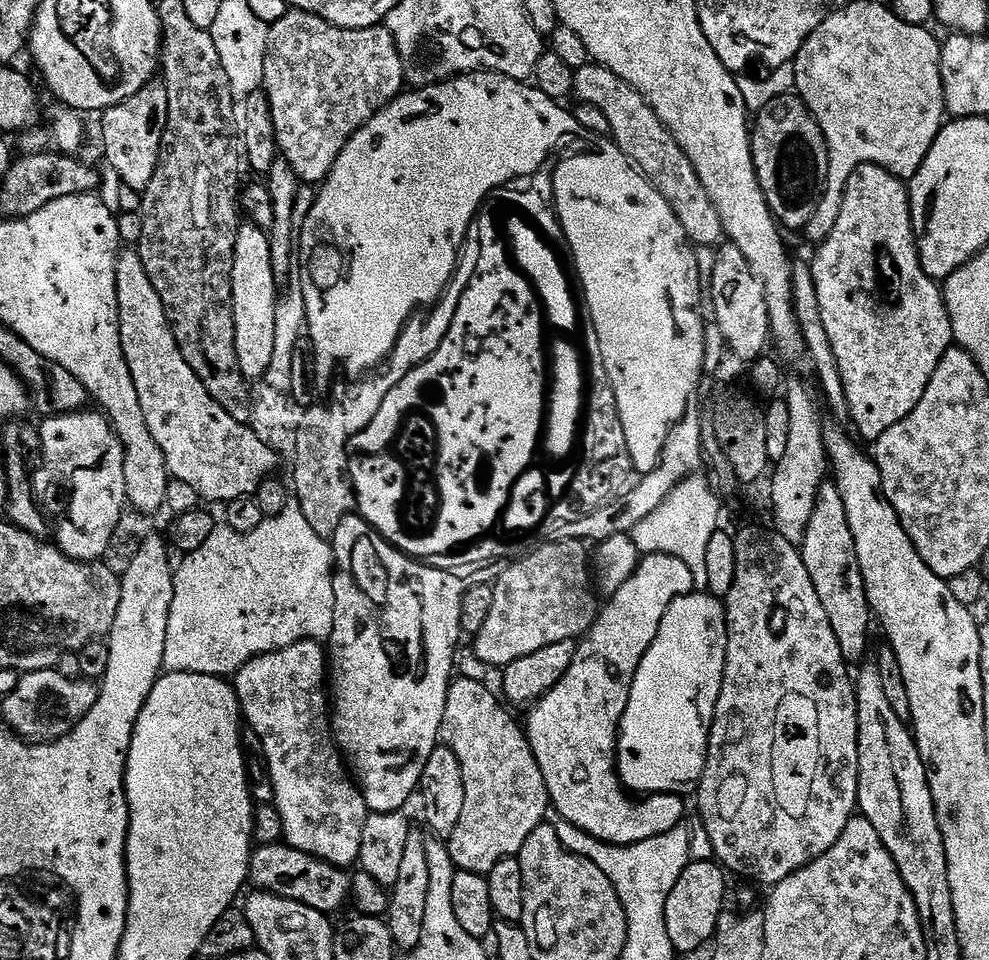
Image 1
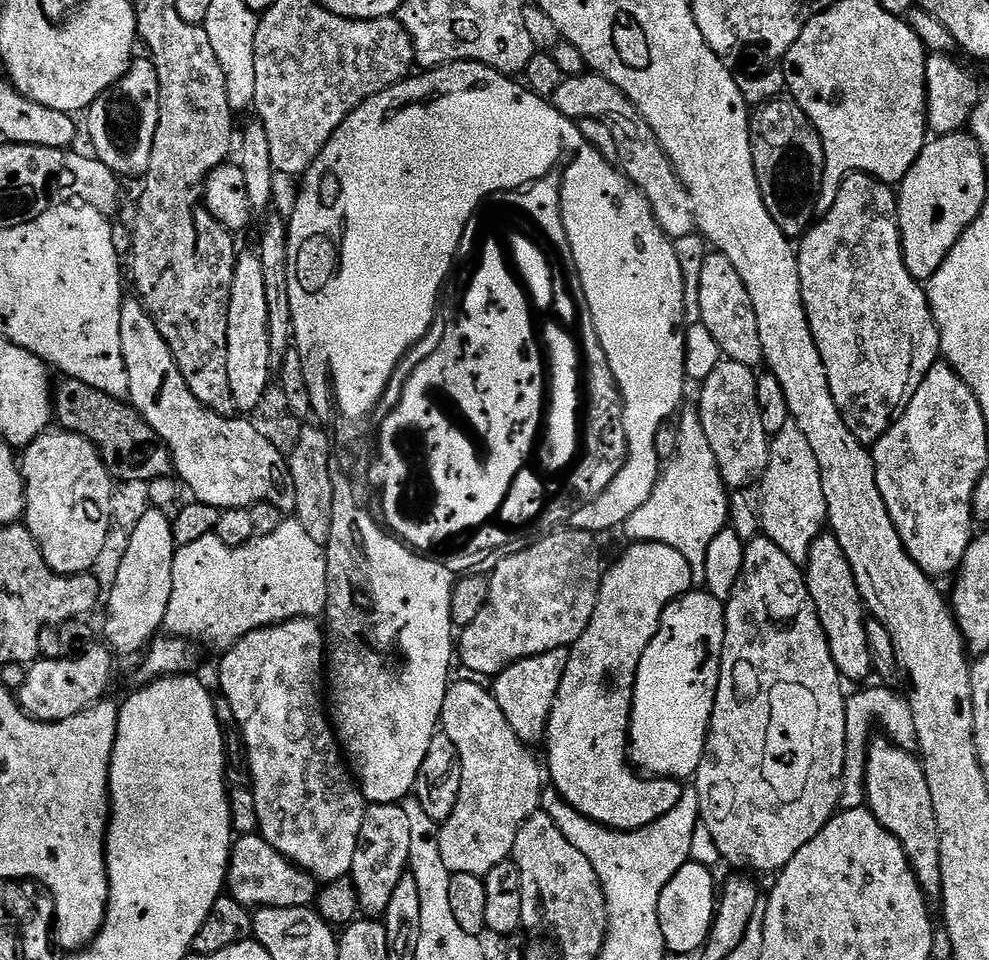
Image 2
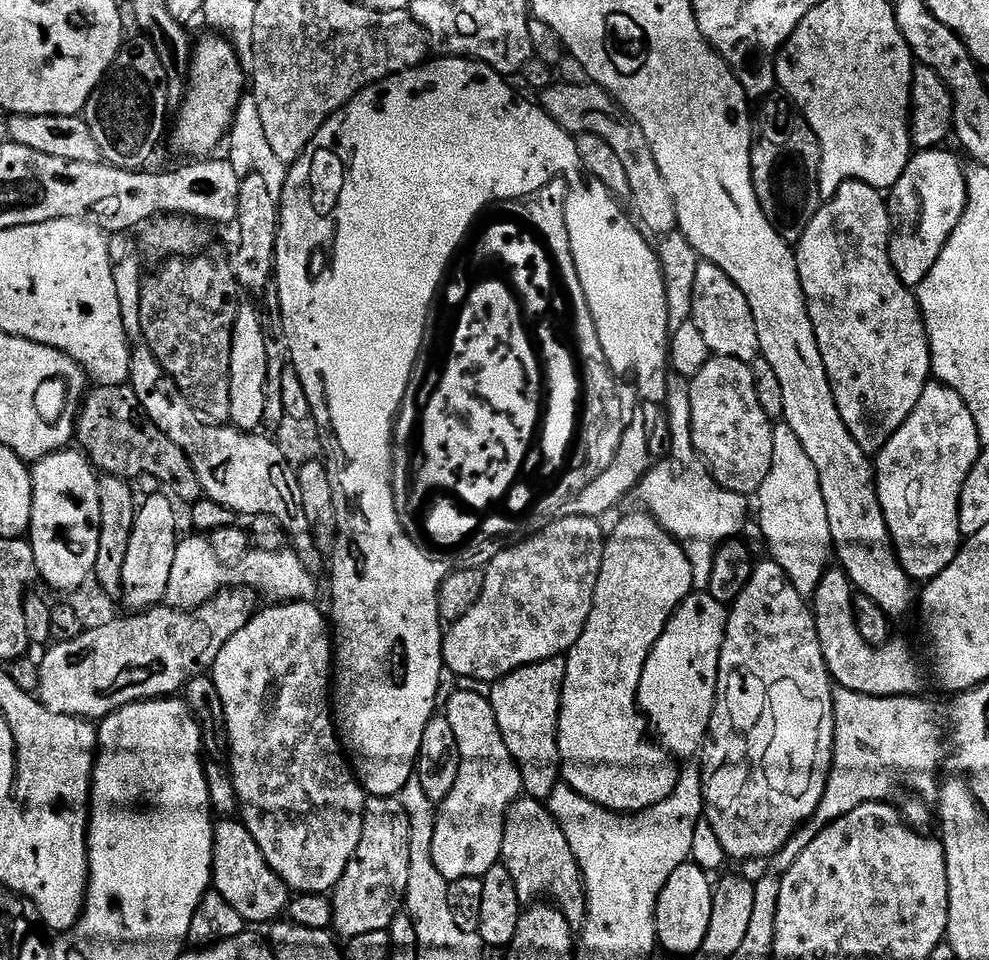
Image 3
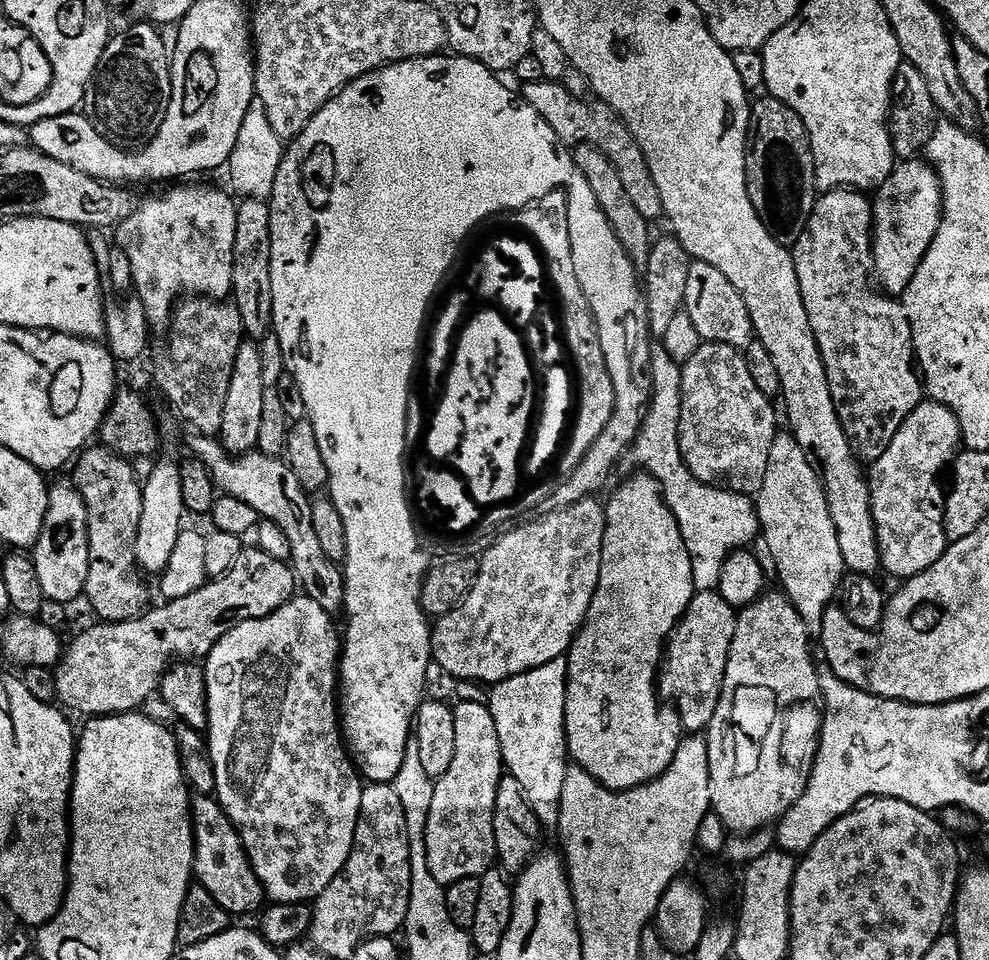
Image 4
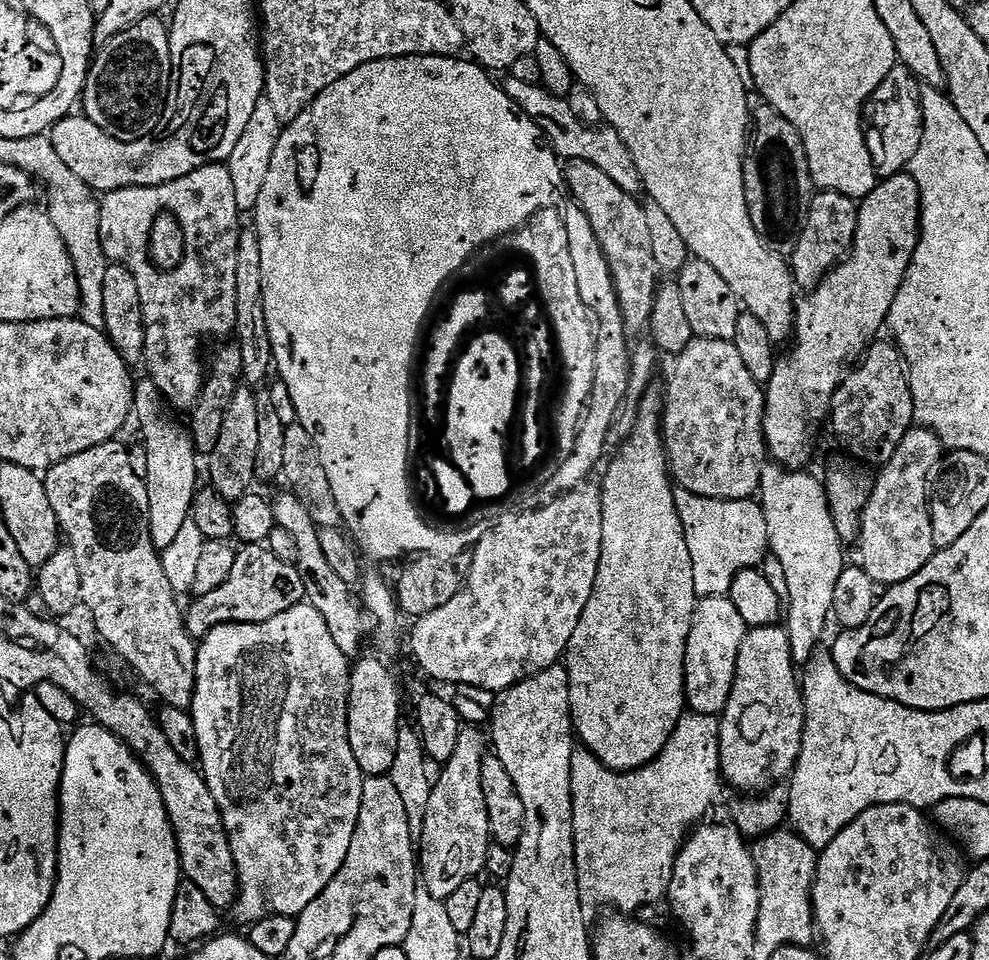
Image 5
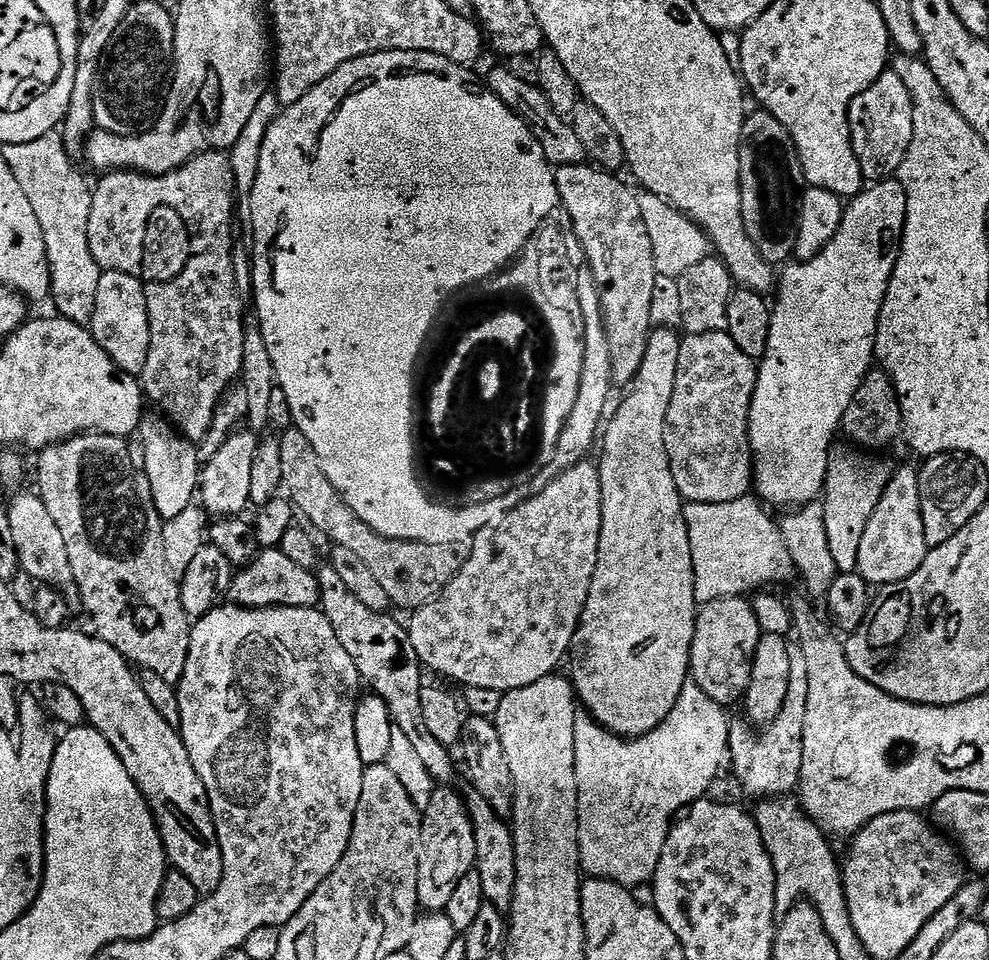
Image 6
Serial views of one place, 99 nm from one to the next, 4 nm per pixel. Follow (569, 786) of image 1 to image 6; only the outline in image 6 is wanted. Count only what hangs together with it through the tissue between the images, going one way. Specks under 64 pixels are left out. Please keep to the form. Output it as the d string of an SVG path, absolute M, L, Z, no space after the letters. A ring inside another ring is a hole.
M668 330L649 335L646 358L632 383L627 385L628 397L617 406L613 416L611 413L607 417L602 432L604 453L598 459L602 482L598 566L570 649L570 679L583 711L615 736L625 738L635 738L658 727L666 714L674 710L682 686L690 680L698 611L694 598L694 566L684 517L685 501L681 500L680 492L674 486L664 437L666 410L670 410L670 398L674 398L680 341L679 335Z

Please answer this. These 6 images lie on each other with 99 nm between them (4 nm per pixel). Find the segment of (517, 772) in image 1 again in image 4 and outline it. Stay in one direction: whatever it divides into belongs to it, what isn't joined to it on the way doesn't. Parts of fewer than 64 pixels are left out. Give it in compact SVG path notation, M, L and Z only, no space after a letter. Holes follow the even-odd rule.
M464 700L453 707L454 714L454 762L450 770L435 781L434 803L430 805L430 818L426 822L426 862L430 862L430 874L442 885L459 880L479 878L493 867L496 860L494 842L494 798L498 798L498 786L506 769L502 758L502 746L498 742L498 726L490 714L487 703Z

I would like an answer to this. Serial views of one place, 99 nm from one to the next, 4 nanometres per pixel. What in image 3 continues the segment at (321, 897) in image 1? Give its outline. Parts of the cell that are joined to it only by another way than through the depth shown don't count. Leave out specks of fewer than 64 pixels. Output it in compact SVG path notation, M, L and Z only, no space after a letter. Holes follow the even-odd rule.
M224 818L216 824L214 848L212 854L212 883L214 891L222 894L238 914L249 925L271 925L279 921L288 911L290 890L274 870L262 858L262 850L258 842L246 830L246 826L236 818Z

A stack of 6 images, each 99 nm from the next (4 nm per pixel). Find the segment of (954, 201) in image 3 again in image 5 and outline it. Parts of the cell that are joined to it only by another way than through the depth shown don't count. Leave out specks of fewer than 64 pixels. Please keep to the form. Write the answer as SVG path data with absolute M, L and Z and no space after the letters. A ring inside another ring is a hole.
M907 171L900 172L896 176L881 179L877 183L875 190L866 199L859 201L858 207L860 210L858 214L858 230L852 243L850 255L841 260L815 288L799 297L796 305L796 326L792 329L792 338L790 341L790 347L792 349L785 356L783 353L777 359L776 365L774 366L774 374L766 386L764 394L764 441L768 443L768 451L771 459L782 468L804 470L809 467L808 463L811 462L812 455L816 452L816 435L820 432L820 419L823 416L825 419L826 414L831 413L832 400L836 396L836 391L839 390L840 384L843 382L845 376L848 375L853 365L869 351L870 345L879 337L876 335L879 334L880 328L882 332L882 329L887 325L890 306L894 306L894 298L898 298L898 290L906 278L908 268L914 258L914 252L920 241L920 187L918 186L918 182L914 182L914 178Z

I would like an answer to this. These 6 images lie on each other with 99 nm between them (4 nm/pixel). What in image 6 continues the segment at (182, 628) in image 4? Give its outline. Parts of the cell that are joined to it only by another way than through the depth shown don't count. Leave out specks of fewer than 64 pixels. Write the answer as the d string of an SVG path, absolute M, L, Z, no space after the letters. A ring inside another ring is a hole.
M279 547L265 548L233 575L228 596L231 603L239 604L241 608L314 608L320 602L320 578L313 569L298 566L291 558L286 558Z

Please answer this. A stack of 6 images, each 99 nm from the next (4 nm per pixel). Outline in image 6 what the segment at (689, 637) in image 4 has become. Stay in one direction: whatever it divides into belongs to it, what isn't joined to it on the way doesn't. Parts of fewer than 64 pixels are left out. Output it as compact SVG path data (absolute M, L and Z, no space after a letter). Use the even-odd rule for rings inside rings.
M731 596L715 600L703 605L696 614L696 629L692 643L692 663L690 665L690 680L699 686L714 702L725 706L743 701L744 693L748 690L750 674L752 673L752 659L762 633L758 626L758 618L754 618L754 610L747 599Z

